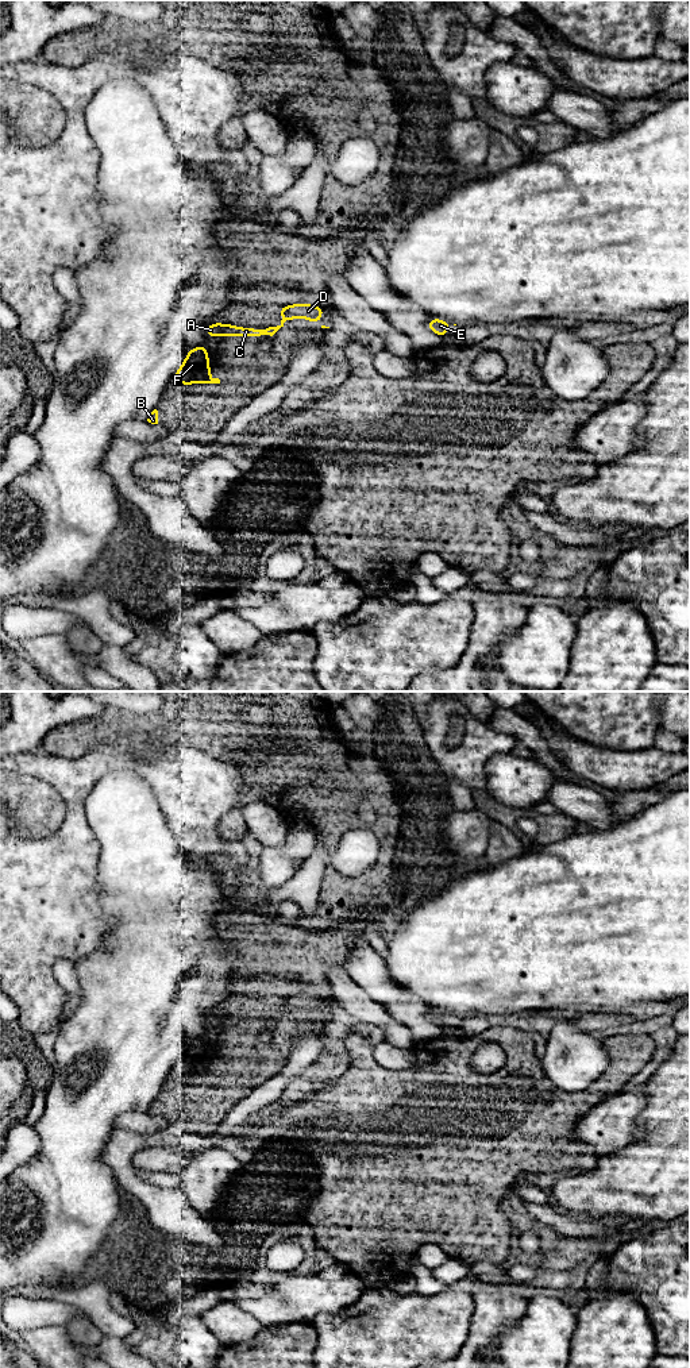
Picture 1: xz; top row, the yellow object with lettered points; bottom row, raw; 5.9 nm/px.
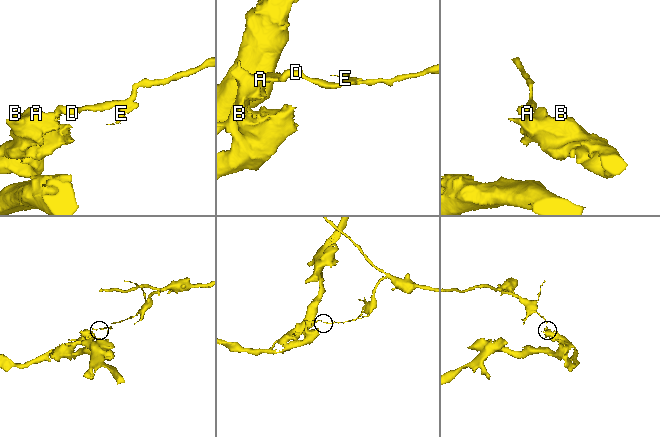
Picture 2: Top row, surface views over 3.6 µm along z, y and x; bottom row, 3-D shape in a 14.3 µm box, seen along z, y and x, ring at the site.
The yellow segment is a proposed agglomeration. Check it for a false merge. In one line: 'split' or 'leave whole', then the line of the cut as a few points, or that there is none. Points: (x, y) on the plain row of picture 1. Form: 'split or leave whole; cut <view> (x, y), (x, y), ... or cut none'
split; cut xz (265, 1020), (268, 1025)

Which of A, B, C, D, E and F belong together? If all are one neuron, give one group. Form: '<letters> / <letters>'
A B C F / D E

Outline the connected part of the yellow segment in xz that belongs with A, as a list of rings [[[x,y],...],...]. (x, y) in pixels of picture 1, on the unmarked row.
[[[213,1014],[207,1018],[207,1029],[209,1028],[231,1028],[231,1026],[238,1026],[238,1028],[265,1028],[267,1026],[267,1021],[257,1021],[257,1020],[243,1020],[243,1018],[236,1018],[236,1017],[230,1017],[230,1016],[220,1016],[220,1014]]]

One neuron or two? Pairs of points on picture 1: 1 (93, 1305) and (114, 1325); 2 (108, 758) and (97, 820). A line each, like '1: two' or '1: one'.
1: one
2: two

